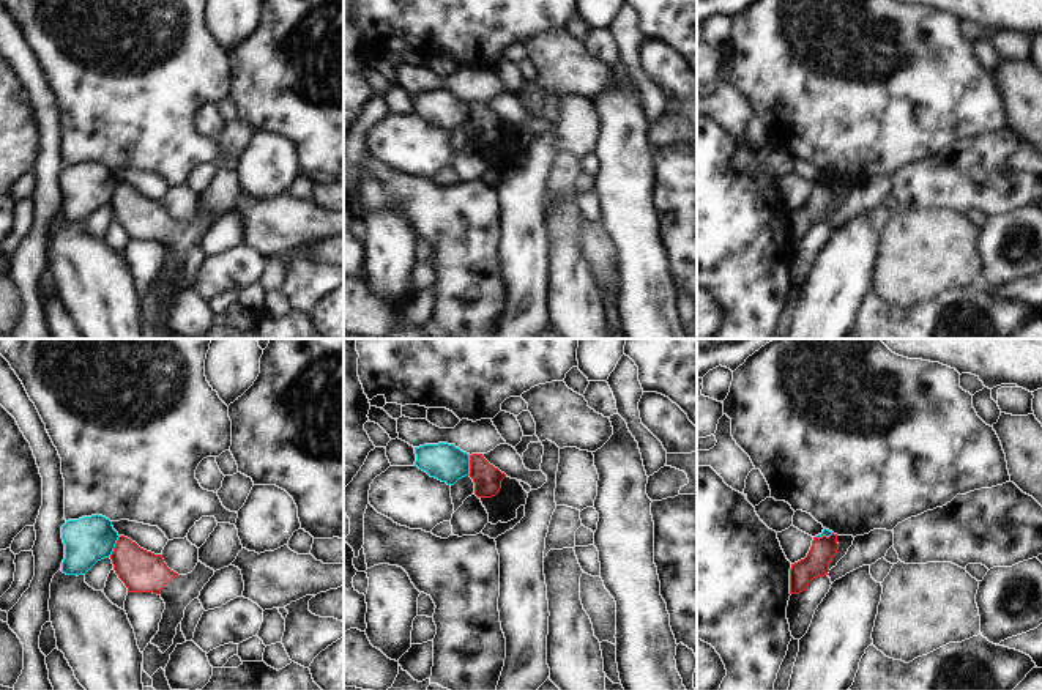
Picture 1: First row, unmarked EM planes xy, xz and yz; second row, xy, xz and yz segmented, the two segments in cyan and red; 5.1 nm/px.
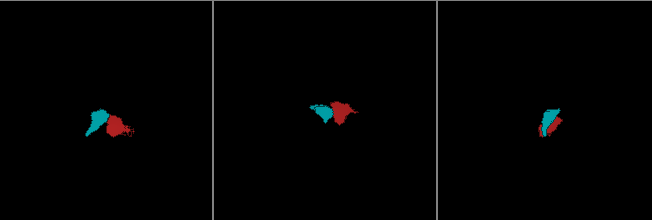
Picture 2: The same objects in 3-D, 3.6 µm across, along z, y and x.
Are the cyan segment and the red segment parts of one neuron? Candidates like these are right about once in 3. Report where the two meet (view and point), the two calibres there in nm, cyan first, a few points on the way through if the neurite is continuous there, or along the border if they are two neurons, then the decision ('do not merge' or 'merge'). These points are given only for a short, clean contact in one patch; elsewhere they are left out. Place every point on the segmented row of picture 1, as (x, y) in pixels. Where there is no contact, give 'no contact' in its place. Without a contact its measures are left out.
xy (114, 547) | 240/220 nm | along xy (120, 536), (109, 556) | do not merge

